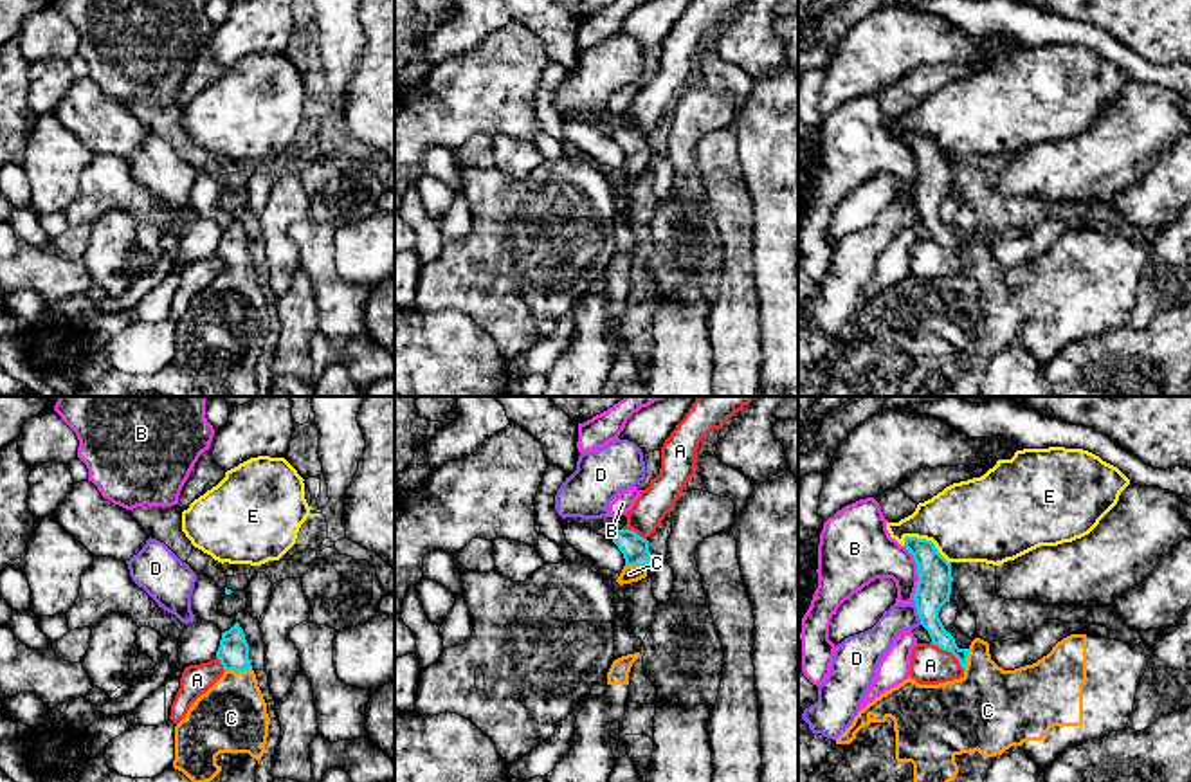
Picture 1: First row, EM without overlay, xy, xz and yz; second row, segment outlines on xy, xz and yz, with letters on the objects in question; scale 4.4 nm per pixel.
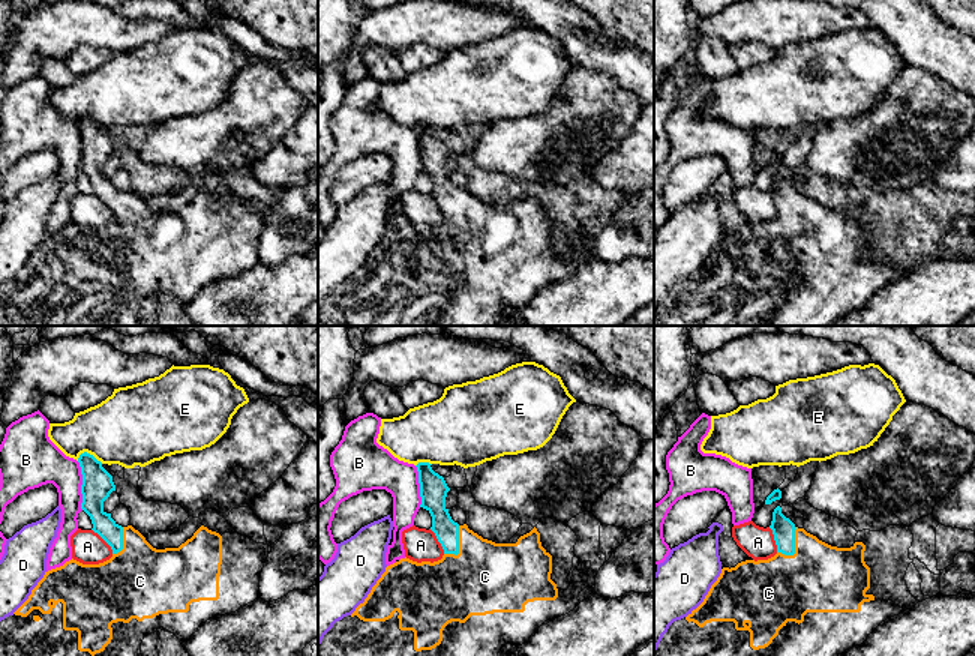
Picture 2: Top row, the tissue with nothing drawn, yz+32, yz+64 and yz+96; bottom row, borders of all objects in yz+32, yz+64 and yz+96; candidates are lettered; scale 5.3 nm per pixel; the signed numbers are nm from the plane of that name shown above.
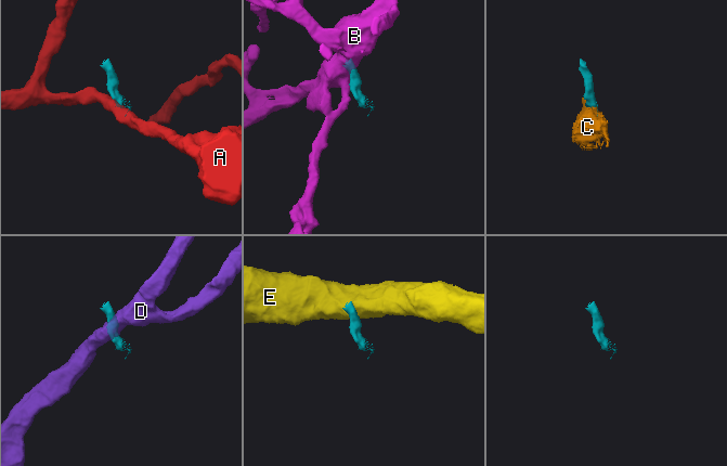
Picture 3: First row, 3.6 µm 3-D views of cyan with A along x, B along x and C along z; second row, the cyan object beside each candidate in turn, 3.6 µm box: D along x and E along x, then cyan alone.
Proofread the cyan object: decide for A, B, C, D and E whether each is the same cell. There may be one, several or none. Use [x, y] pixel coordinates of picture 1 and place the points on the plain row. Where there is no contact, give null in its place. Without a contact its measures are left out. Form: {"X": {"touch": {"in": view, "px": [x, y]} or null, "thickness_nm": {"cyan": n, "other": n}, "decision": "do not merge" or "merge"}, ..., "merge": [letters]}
{"A": {"touch": {"in": "yz", "px": [948, 247]}, "thickness_nm": {"cyan": 130, "other": 180}, "decision": "do not merge"}, "B": {"touch": {"in": "yz", "px": [918, 170]}, "thickness_nm": {"cyan": 160, "other": 260}, "decision": "do not merge"}, "C": {"touch": {"in": "xy", "px": [238, 267]}, "thickness_nm": {"cyan": 140, "other": 320}, "decision": "merge"}, "D": {"touch": {"in": "yz", "px": [918, 208]}, "thickness_nm": {"cyan": 160, "other": 140}, "decision": "do not merge"}, "E": {"touch": {"in": "yz", "px": [928, 137]}, "thickness_nm": {"cyan": 160, "other": 360}, "decision": "do not merge"}, "merge": ["C"]}

